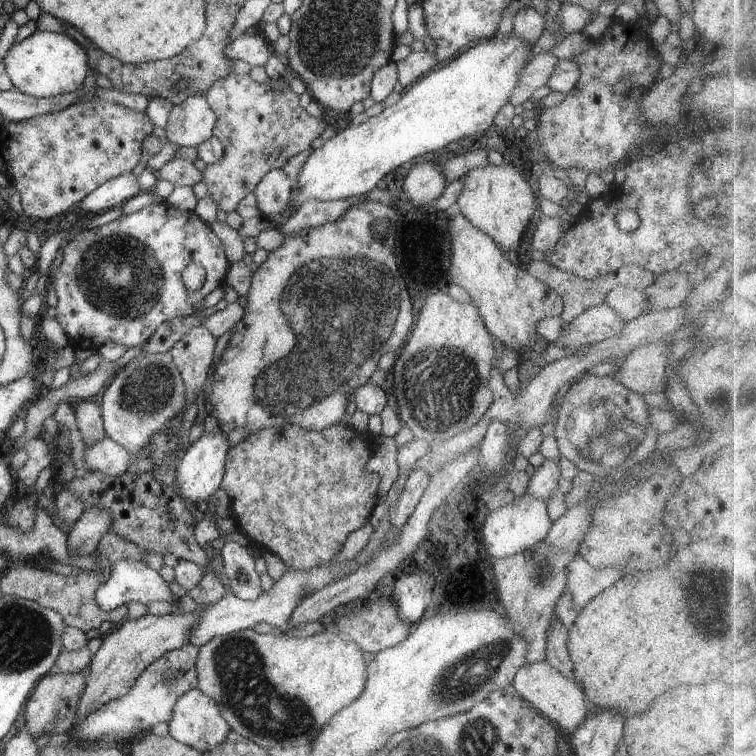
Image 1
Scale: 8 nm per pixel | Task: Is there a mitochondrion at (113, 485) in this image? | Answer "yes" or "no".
no

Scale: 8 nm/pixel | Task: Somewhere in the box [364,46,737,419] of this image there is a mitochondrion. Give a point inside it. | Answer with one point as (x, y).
(719, 392)

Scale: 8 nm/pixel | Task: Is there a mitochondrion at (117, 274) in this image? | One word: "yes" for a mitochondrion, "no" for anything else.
yes

